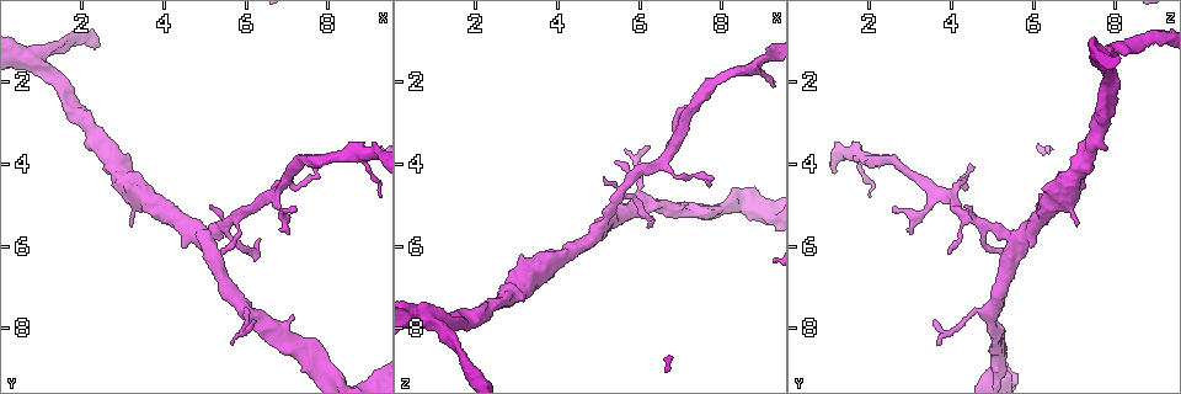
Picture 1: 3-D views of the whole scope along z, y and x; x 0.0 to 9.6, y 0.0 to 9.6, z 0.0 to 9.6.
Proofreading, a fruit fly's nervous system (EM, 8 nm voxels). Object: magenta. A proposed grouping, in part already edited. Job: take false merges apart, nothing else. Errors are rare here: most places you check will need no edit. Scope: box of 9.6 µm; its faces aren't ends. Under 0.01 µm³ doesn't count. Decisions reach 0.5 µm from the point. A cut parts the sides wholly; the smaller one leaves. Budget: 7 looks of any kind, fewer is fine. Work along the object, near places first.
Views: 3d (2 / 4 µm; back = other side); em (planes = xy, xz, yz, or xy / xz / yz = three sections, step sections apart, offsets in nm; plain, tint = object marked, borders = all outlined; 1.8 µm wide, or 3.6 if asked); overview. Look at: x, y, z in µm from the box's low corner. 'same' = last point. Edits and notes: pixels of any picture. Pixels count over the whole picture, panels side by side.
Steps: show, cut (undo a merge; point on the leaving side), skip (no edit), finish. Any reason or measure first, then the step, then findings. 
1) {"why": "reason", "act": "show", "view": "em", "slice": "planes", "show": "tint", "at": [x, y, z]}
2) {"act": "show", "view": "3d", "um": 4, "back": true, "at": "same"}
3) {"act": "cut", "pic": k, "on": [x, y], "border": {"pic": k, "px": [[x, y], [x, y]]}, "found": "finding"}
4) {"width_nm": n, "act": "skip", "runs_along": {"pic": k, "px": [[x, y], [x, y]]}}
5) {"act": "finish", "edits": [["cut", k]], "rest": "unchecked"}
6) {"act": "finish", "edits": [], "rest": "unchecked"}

{"why": "three-way junction", "act": "show", "view": "3d", "um": 2, "at": [5.40, 5.50, 4.80]}

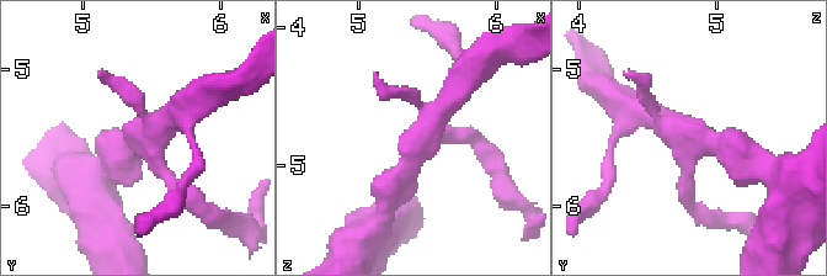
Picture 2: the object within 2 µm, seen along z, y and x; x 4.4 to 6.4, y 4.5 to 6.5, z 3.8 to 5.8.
{"why": "shape alone is not enough", "act": "show", "view": "em", "slice": "xy", "step": 4, "show": "tint", "at": [5.46, 5.48, 4.82]}

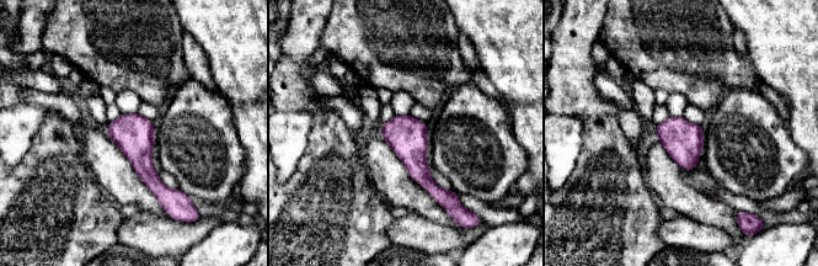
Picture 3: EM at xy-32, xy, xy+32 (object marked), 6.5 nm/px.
{"why": "cut it another way", "act": "show", "view": "em", "slice": "planes", "show": "borders", "at": "same"}

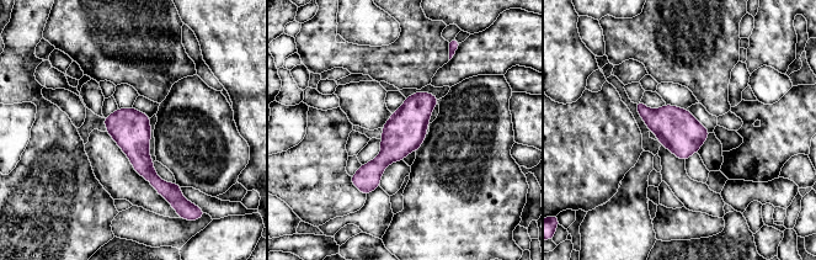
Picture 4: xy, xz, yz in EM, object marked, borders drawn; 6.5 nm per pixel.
{"act": "skip", "runs_along": {"pic": 4, "px": [[433, 99], [368, 175], [364, 190]]}, "found": "one cell here"}

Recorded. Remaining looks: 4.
{"why": "thick turns thin", "act": "show", "view": "em", "slice": "planes", "show": "tint", "at": [6.65, 4.75, 3.80]}

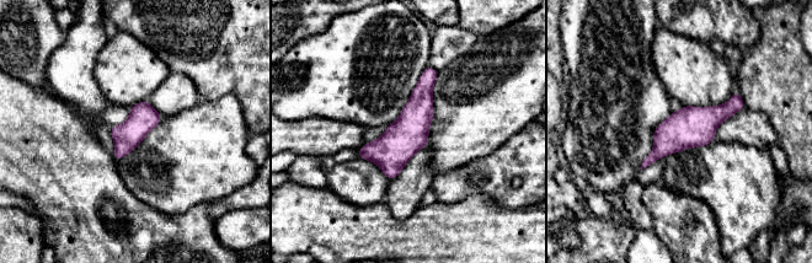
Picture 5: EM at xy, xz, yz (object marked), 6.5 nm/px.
{"act": "skip", "runs_along": {"pic": 5, "px": [[431, 70], [390, 176]]}, "found": "all the same cell"}

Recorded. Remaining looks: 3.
{"why": "a fork", "act": "show", "view": "3d", "um": 4, "at": [3.35, 4.70, 6.75]}

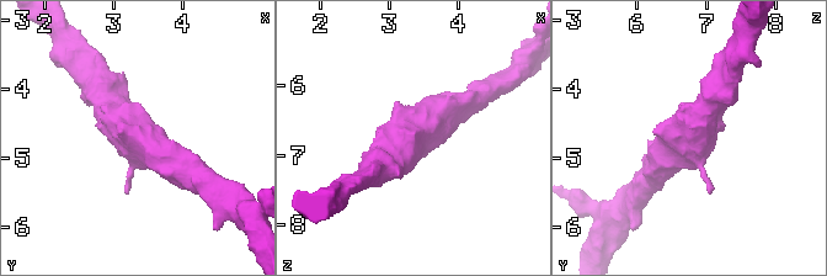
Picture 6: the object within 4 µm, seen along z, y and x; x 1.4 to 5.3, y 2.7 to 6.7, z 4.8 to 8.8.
{"why": "shape alone is not enough", "act": "show", "view": "em", "um": 3.6, "slice": "planes", "show": "tint", "at": [3.35, 4.70, 6.70]}

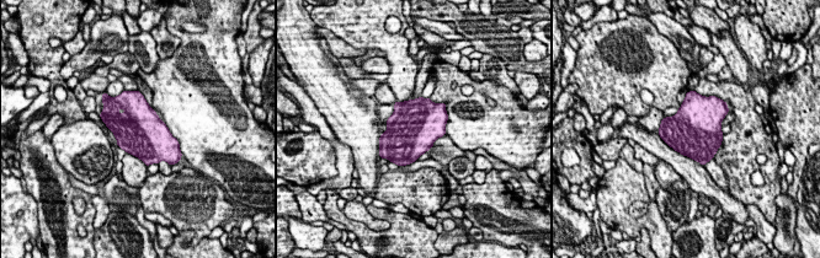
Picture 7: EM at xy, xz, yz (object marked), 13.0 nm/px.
{"width_nm": 650, "act": "skip", "found": "continuous, no second cell"}

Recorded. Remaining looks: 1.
{"act": "finish", "edits": [], "rest": "unchecked"}

